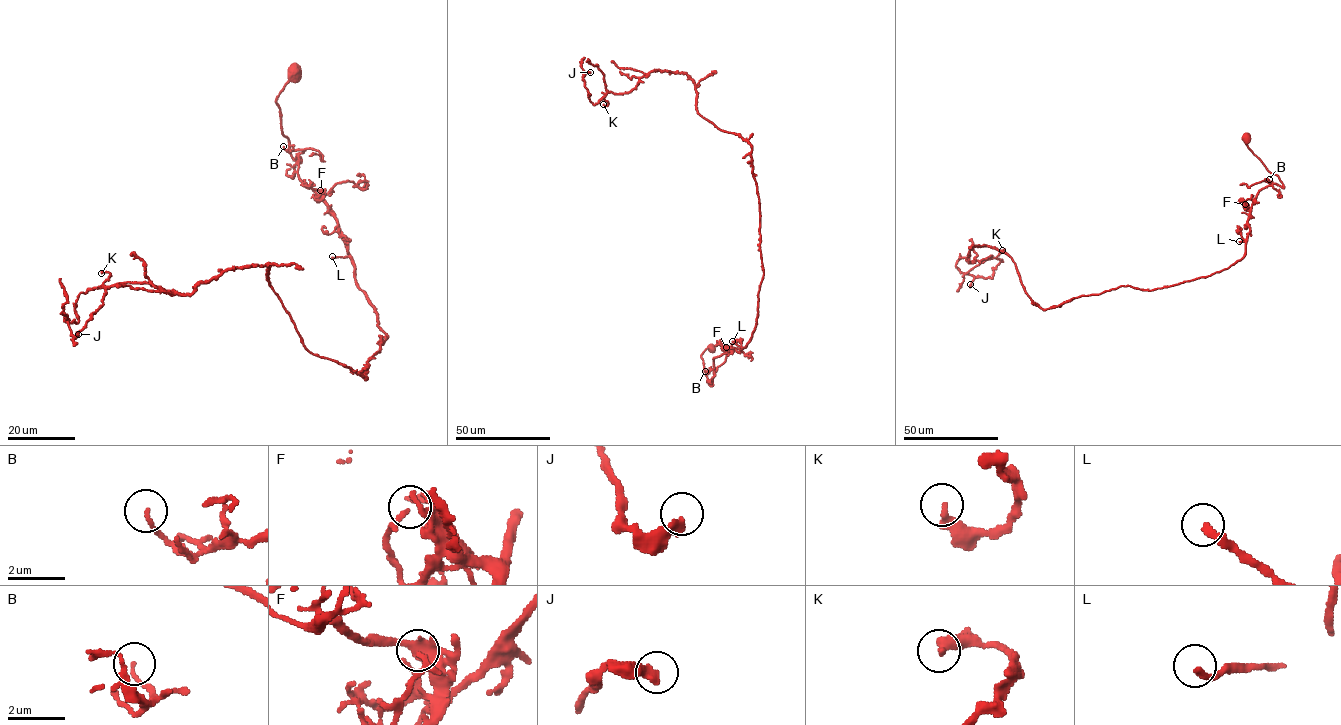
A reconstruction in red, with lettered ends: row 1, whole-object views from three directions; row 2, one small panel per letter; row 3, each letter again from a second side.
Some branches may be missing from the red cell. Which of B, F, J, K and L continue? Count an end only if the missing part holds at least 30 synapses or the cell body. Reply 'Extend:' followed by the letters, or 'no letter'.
Extend: L

